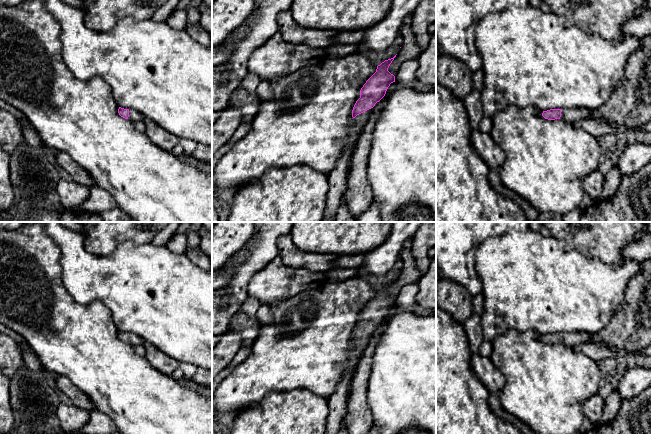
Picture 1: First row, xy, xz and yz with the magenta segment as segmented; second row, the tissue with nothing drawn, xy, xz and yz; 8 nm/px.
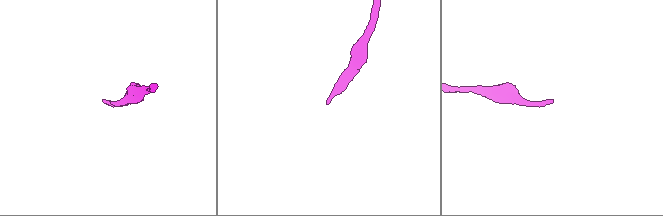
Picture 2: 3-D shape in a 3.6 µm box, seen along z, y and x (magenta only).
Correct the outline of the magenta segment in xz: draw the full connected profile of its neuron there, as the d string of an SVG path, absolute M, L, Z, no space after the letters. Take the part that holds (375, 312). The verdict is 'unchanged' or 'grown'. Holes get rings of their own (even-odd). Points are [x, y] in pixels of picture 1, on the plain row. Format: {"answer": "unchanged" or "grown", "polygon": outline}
{"answer": "grown", "polygon": "M396 279L378 289L376 296L366 305L360 314L360 322L356 325L352 334L354 345L345 364L341 380L334 393L327 398L329 414L325 434L339 433L347 412L347 397L349 395L353 367L360 360L362 353L366 349L371 333L385 320L390 308L395 306L395 300L388 295L395 281Z"}

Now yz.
{"answer": "grown", "polygon": "M585 332L550 333L543 335L542 340L548 344L562 343L575 347L579 344L592 343L593 334Z"}

